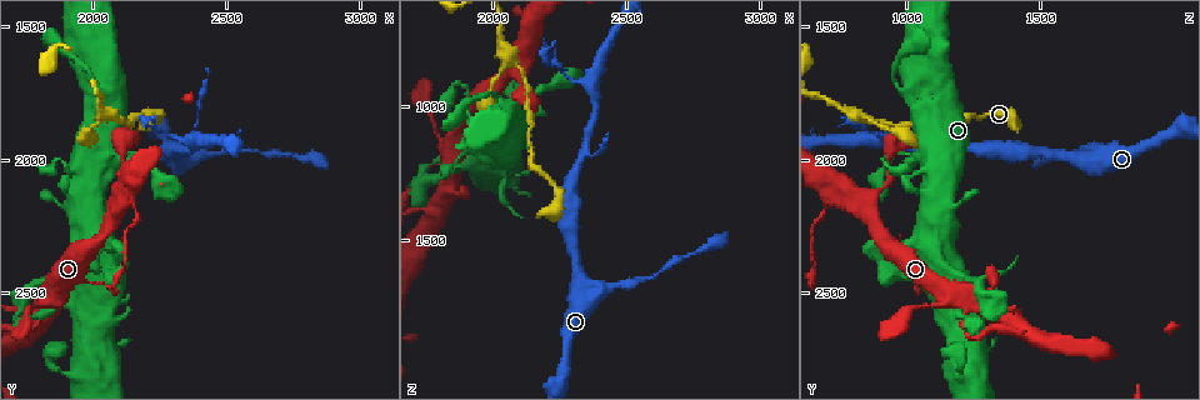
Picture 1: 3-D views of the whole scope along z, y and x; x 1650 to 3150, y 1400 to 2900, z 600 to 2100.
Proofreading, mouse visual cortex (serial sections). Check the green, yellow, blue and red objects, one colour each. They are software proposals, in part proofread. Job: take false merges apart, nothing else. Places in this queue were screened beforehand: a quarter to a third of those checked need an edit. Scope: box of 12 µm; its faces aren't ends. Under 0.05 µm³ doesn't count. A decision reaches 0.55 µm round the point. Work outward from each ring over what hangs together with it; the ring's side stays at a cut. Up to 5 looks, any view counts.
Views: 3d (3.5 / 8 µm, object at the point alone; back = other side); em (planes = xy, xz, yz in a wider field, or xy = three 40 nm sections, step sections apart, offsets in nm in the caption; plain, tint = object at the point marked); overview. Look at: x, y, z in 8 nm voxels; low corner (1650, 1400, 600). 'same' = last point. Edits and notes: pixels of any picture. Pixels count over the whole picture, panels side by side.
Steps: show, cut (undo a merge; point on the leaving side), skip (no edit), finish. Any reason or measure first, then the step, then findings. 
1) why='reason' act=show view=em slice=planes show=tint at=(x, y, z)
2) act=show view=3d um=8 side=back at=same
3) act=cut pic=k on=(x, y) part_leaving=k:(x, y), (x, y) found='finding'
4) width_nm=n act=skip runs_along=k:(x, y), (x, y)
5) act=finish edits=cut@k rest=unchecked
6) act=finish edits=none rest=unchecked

why='two arms in line, one across' act=show view=3d um=3.5 side=back at=(2080, 1850, 830)

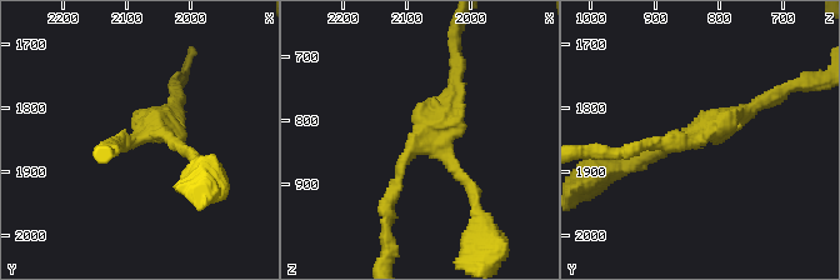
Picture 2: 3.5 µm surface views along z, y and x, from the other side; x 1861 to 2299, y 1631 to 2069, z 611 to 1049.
why='now the EM' act=show view=em slice=xy step=2 show=tint at=(2085, 1845, 830)

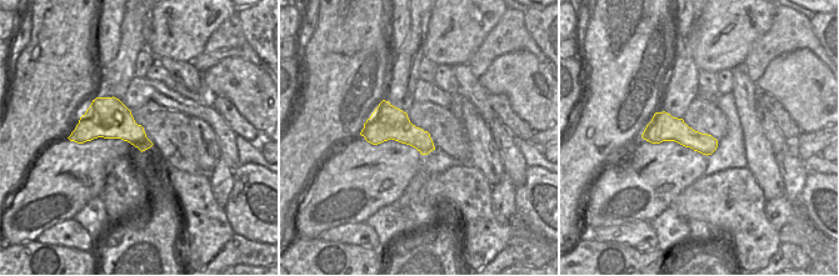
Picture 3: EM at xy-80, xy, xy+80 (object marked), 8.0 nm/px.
arm_widths_nm=150,150,200 act=skip runs_along=2:(385, 211), (416, 141), (474, 193) found='all the same cell'

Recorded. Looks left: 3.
why='sudden change in width' act=show view=3d um=8 at=(2400, 1970, 1710)

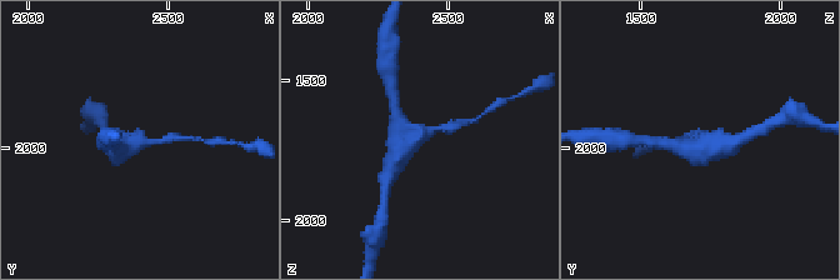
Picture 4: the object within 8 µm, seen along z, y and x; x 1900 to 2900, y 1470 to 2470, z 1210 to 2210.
act=show view=3d um=3.5 at=(2390, 1970, 1700)

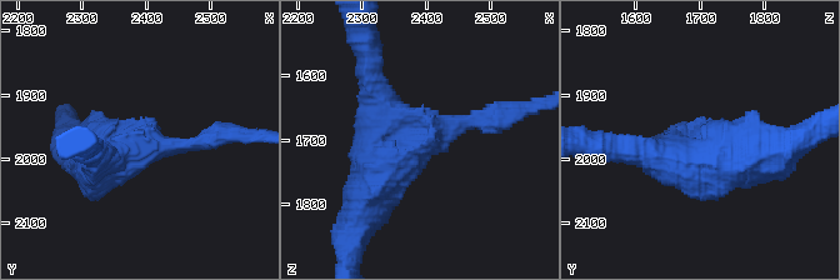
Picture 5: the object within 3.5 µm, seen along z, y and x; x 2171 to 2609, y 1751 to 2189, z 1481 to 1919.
arm_widths_nm=200,500 act=show view=em slice=xy step=2 show=tint at=(2395, 1975, 1705)

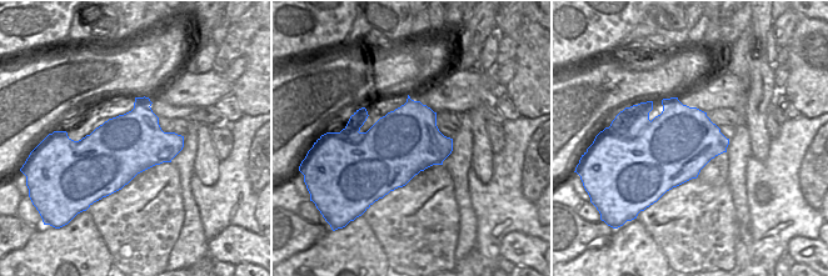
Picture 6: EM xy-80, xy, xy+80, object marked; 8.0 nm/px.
act=skip found='all the same cell'

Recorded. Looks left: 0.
act=finish edits=none rest=unchecked

